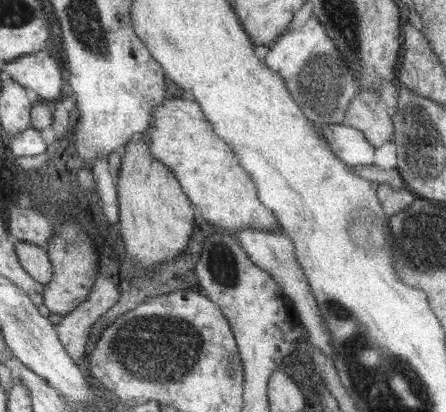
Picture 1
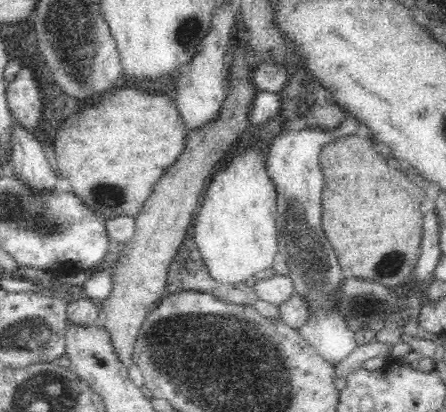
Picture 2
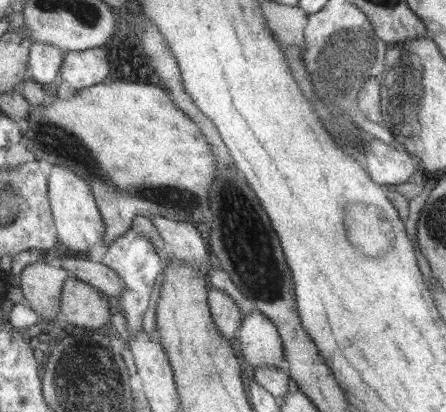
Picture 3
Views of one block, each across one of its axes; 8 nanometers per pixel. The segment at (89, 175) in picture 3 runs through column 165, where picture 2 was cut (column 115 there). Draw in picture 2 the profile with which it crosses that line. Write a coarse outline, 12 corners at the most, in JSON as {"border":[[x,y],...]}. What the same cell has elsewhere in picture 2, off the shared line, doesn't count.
{"border":[[124,82],[58,128],[58,176],[140,216],[178,160],[180,110]]}

